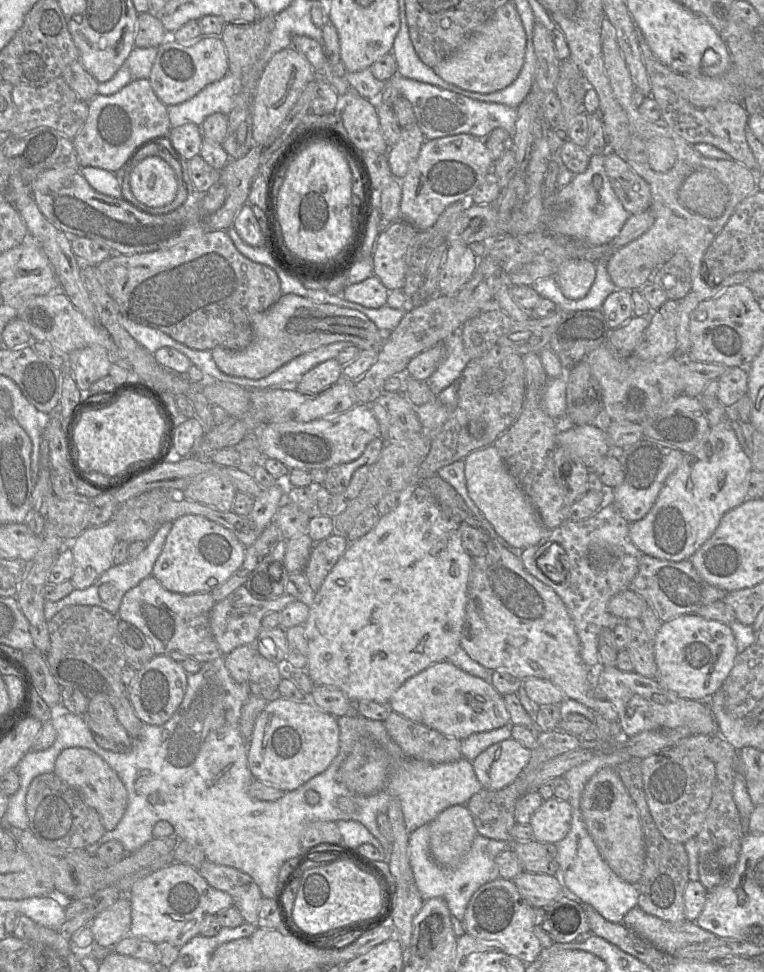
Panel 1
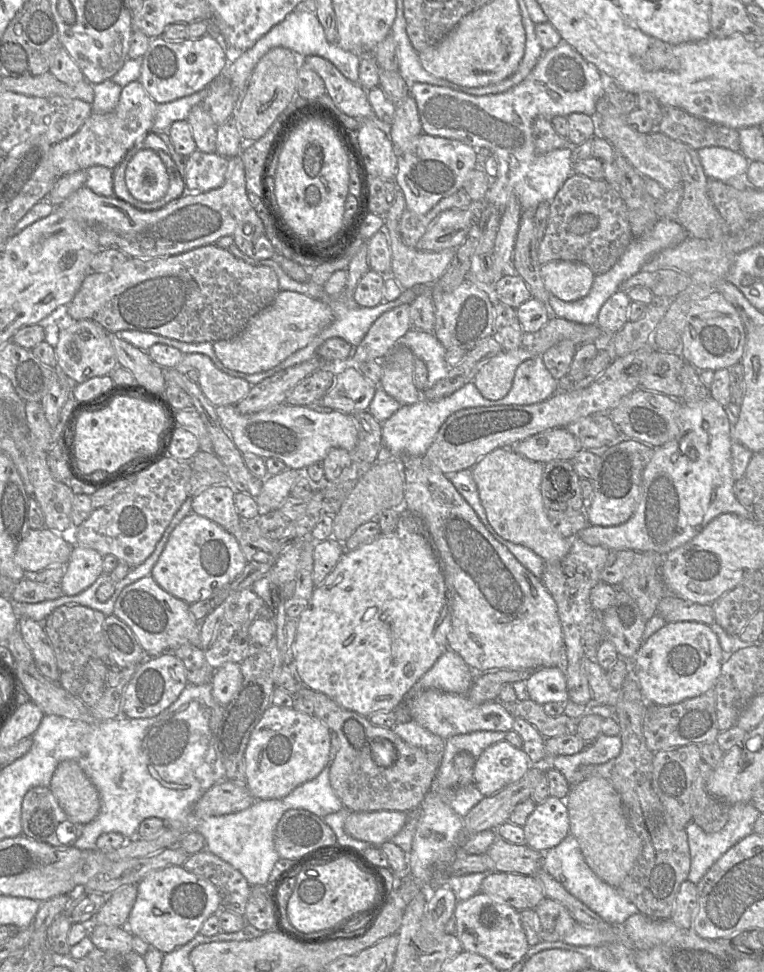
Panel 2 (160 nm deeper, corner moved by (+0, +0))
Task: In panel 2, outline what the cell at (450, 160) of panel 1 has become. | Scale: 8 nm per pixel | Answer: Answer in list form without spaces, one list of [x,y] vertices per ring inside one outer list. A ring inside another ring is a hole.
[[[421,133],[404,149],[398,150],[395,183],[403,192],[406,209],[426,214],[441,199],[462,189],[470,171],[477,168],[476,150],[457,140]]]

